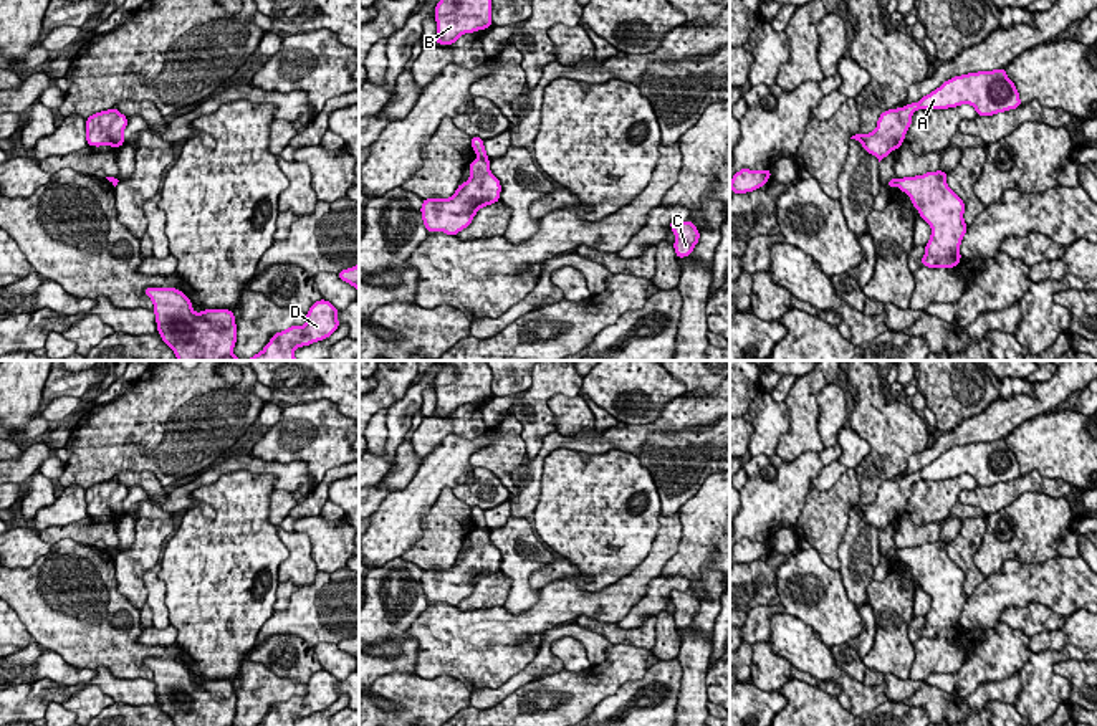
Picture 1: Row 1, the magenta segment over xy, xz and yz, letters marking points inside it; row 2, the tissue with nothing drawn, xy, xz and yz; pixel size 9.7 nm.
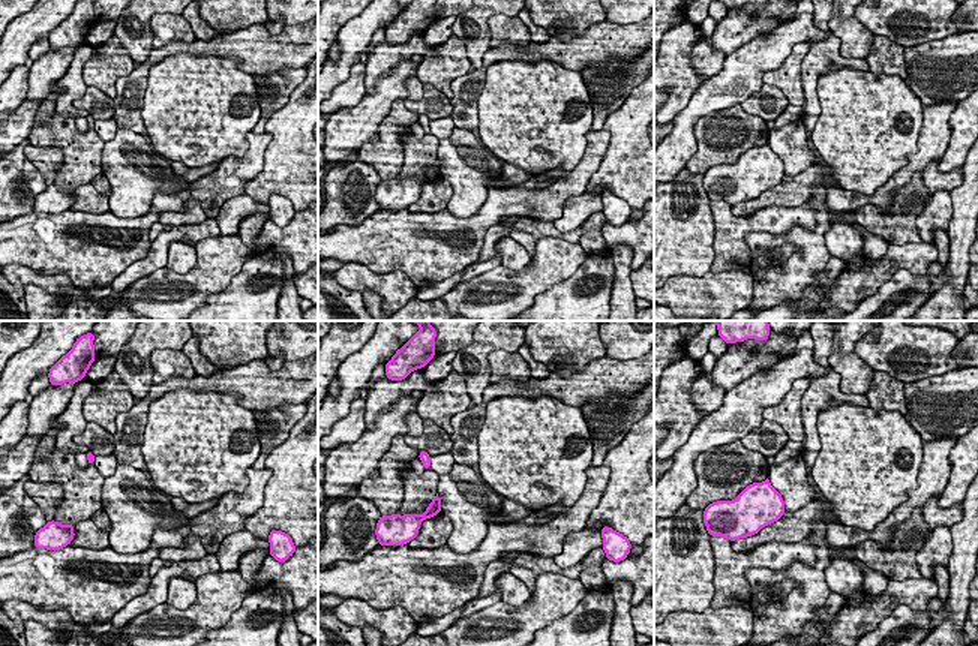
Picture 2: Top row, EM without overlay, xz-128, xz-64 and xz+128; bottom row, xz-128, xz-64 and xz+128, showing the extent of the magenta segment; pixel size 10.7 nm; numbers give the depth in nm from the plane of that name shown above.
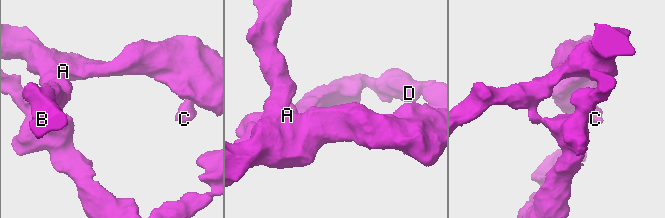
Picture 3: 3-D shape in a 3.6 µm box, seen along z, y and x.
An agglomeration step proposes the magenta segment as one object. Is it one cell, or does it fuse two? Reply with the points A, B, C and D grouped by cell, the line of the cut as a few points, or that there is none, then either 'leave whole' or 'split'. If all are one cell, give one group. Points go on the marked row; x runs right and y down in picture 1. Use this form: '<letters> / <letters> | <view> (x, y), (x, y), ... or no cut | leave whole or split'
A B C / D | xz (485, 156), (479, 159) | split

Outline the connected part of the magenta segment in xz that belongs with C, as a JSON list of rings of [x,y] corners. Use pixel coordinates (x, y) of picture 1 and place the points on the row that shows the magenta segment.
[[[672,220],[670,228],[675,235],[673,248],[677,258],[688,256],[700,240],[700,232],[690,220],[688,222]]]

